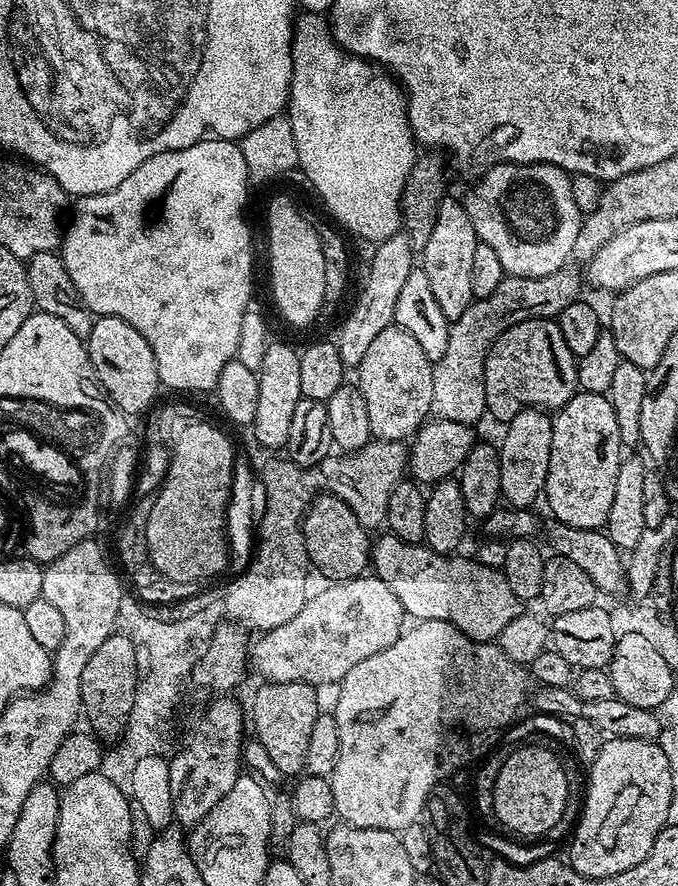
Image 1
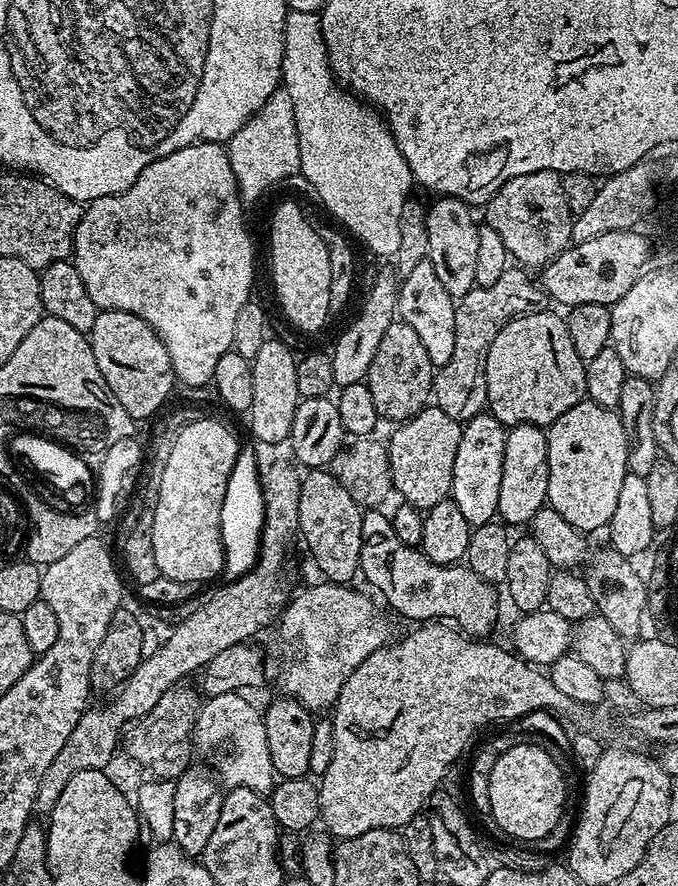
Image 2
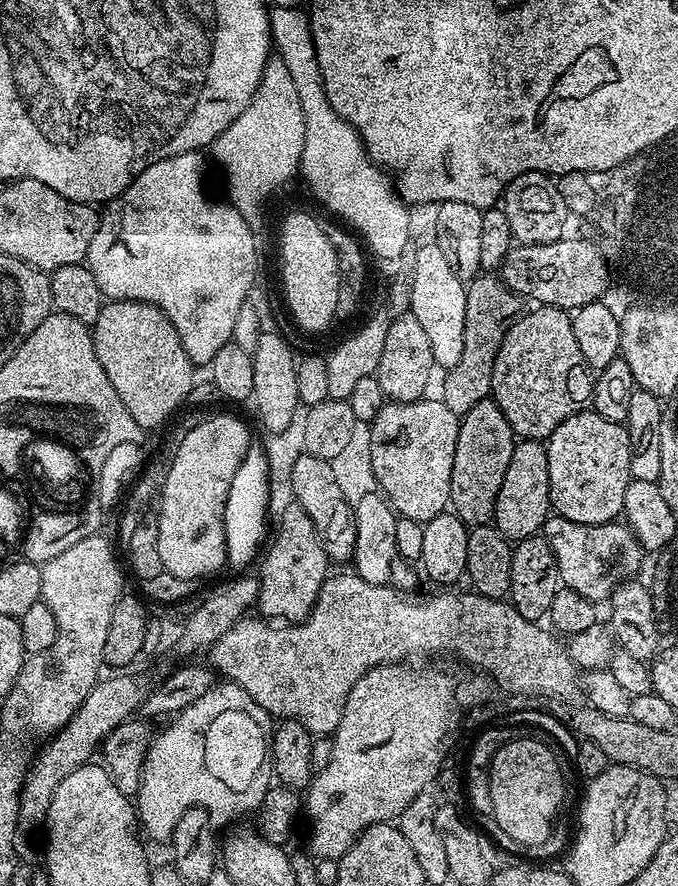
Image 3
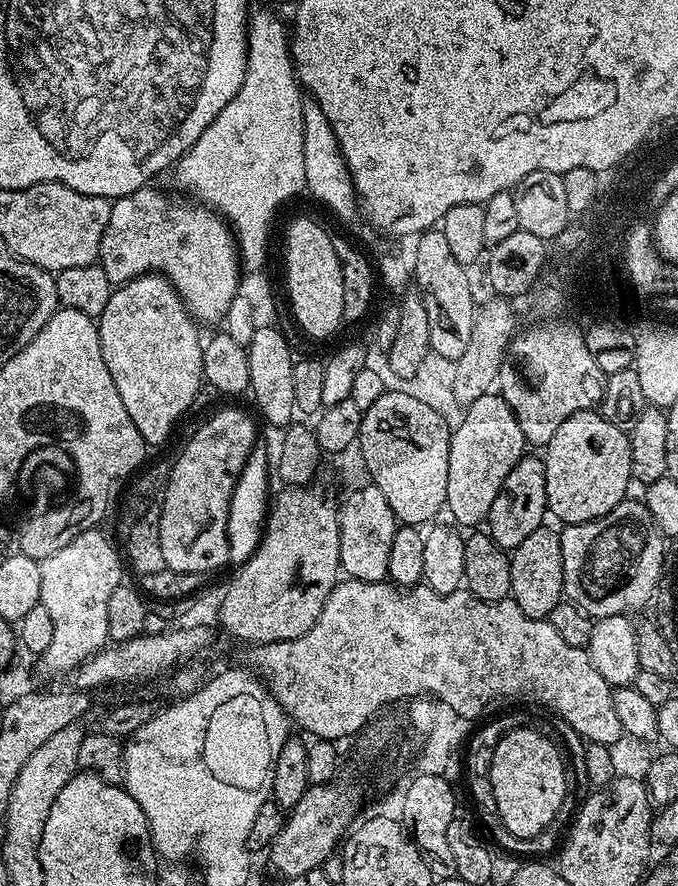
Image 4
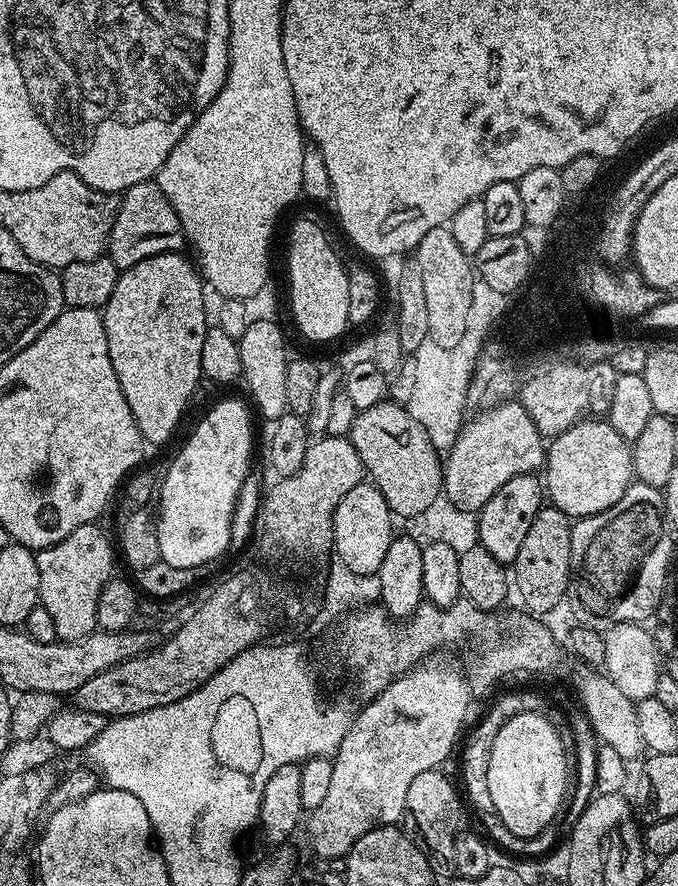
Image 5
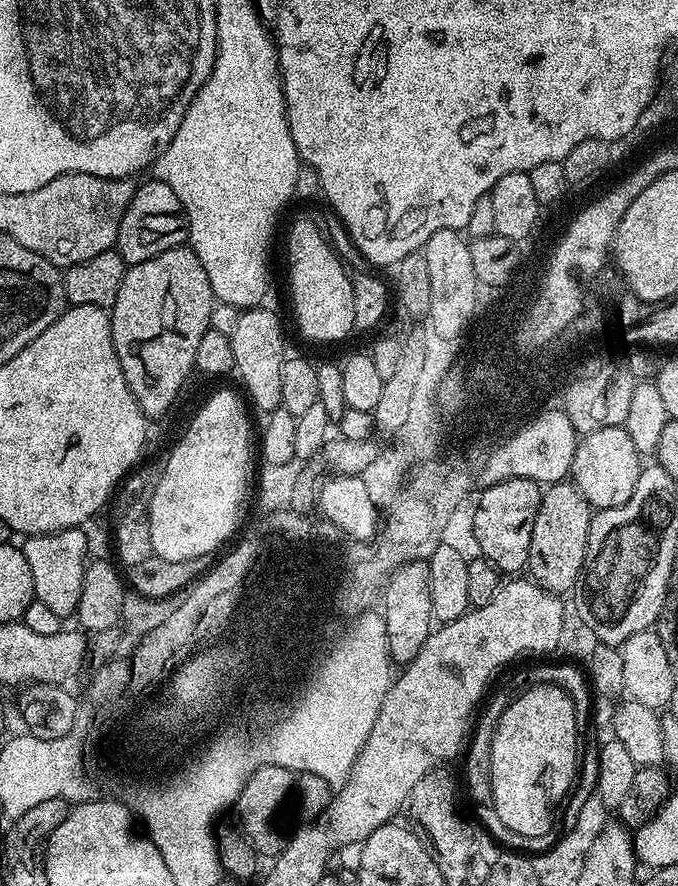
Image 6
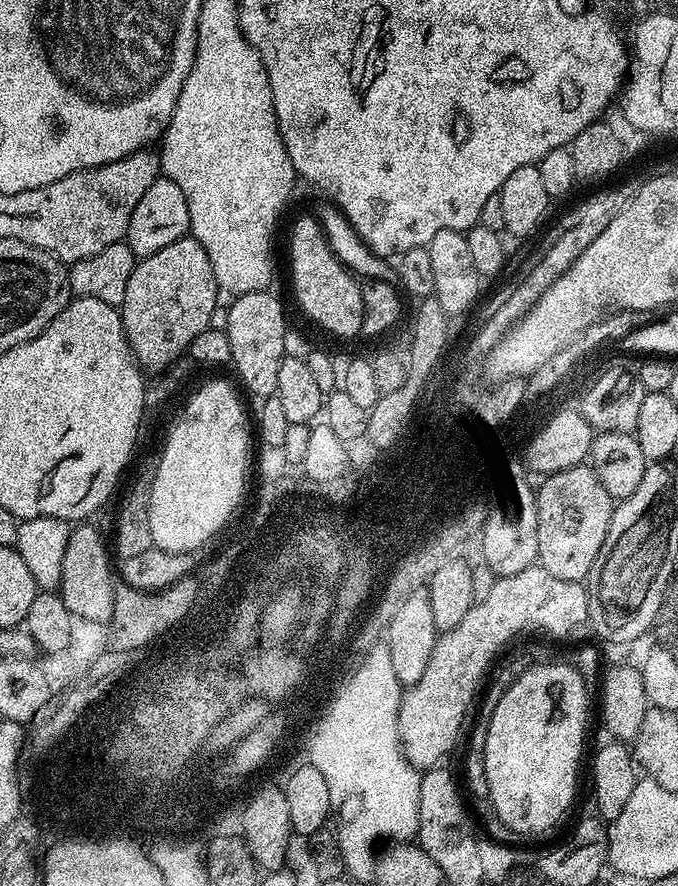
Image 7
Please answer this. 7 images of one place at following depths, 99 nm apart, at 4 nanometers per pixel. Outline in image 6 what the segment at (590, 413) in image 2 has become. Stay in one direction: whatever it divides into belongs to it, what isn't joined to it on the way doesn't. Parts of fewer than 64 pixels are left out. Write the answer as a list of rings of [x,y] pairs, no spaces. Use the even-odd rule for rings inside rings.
[[[623,426],[603,428],[593,432],[585,432],[579,437],[570,480],[571,483],[575,484],[577,490],[587,498],[593,509],[613,508],[614,506],[622,506],[628,501],[630,494],[634,494],[634,486],[638,486],[641,467],[642,457],[639,450],[634,446],[633,440],[630,439],[628,431]]]

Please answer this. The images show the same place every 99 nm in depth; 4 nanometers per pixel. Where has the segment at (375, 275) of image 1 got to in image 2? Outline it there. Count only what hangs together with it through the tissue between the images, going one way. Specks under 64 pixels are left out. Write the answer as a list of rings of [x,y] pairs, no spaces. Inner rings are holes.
[[[395,271],[380,272],[373,278],[372,285],[364,296],[364,305],[361,306],[360,313],[353,318],[352,325],[337,338],[336,345],[330,348],[337,389],[354,386],[367,377],[370,362],[374,362],[374,354],[378,351],[378,345],[382,343],[382,334],[386,334],[386,329],[398,319],[396,307],[399,293],[400,280]]]

